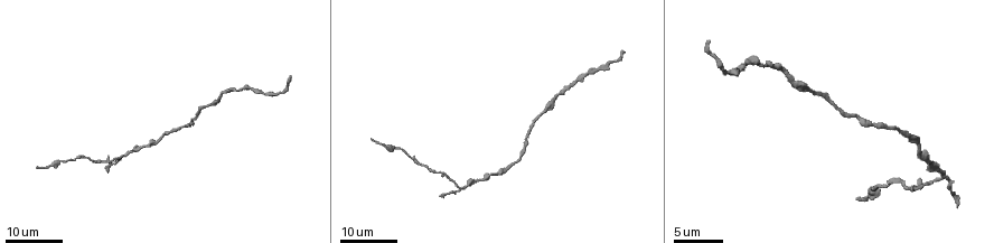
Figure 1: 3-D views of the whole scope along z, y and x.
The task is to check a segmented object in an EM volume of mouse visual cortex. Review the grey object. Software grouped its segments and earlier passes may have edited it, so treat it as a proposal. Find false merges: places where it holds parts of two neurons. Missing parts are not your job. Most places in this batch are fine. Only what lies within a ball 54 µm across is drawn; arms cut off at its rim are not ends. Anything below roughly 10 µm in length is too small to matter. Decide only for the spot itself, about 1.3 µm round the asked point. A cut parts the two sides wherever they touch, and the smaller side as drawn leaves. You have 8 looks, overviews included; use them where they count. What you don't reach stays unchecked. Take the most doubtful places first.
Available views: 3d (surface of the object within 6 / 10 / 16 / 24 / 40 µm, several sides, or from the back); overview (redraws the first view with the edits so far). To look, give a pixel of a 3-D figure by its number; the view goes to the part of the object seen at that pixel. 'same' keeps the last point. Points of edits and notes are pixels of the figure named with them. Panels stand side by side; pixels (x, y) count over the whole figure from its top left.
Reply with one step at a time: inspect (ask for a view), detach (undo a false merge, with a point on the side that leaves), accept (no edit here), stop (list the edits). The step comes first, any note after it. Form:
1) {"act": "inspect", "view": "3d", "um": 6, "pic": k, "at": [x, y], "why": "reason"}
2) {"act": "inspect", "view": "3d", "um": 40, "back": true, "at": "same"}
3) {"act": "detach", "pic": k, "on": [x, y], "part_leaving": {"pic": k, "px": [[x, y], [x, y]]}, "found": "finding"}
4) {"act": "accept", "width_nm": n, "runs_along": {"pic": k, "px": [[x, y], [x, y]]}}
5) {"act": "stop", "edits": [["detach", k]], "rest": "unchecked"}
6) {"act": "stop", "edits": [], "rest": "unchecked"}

{"act": "inspect", "view": "3d", "um": 24, "pic": 1, "at": [517, 159]}

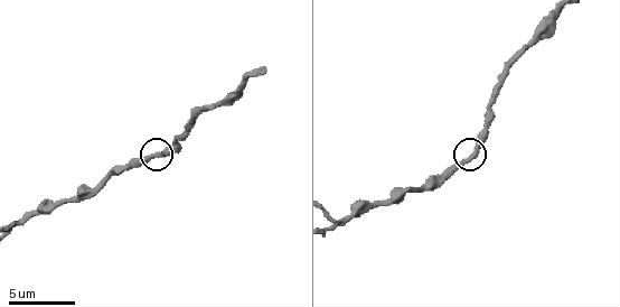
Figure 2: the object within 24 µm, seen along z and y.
{"act": "inspect", "view": "3d", "um": 10, "pic": 2, "at": [464, 158]}

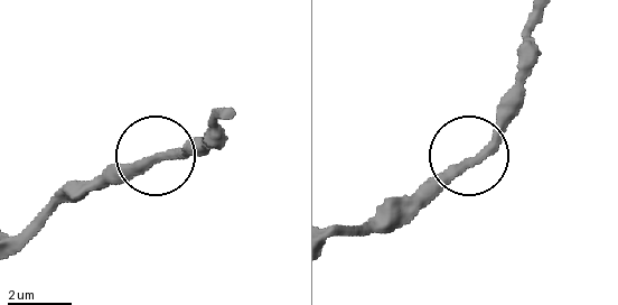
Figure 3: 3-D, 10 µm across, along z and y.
{"act": "accept", "runs_along": {"pic": 3, "px": [[468, 163], [418, 214]]}, "found": "all the same neuron"}

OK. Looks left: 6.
{"act": "inspect", "view": "3d", "um": 6, "pic": 2, "at": [539, 37]}

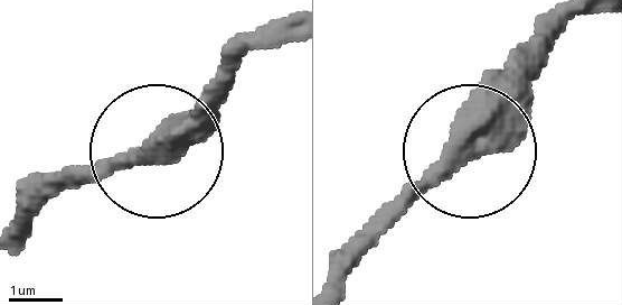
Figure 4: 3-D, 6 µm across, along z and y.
{"act": "inspect", "view": "3d", "um": 6, "back": true, "pic": 4, "at": [145, 154]}

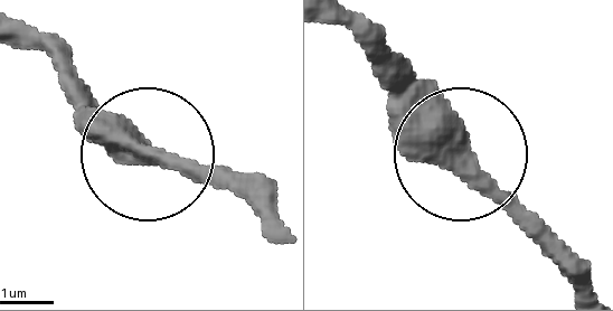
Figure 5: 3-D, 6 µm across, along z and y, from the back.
{"act": "accept", "found": "one neuron here"}

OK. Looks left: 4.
{"act": "inspect", "view": "3d", "um": 24, "pic": 1, "at": [571, 84], "why": "thin neck"}

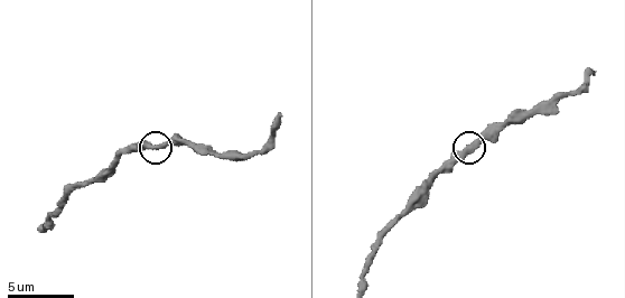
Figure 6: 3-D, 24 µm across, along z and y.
{"act": "inspect", "view": "3d", "um": 10, "pic": 6, "at": [469, 151]}

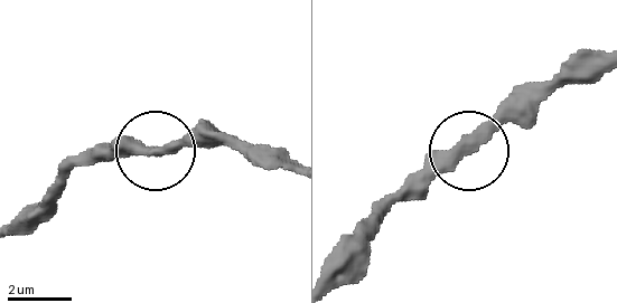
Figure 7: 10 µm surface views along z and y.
{"act": "accept", "found": "one neuron here"}

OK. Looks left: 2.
{"act": "inspect", "view": "3d", "um": 10, "pic": 6, "at": [216, 152], "why": "narrows sharply"}

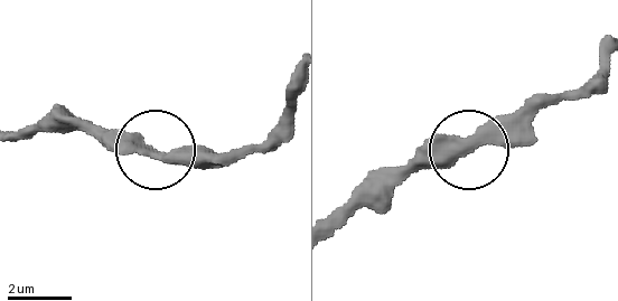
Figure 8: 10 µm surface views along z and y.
{"act": "inspect", "view": "3d", "um": 10, "back": true, "pic": 8, "at": [148, 148], "why": "from behind"}

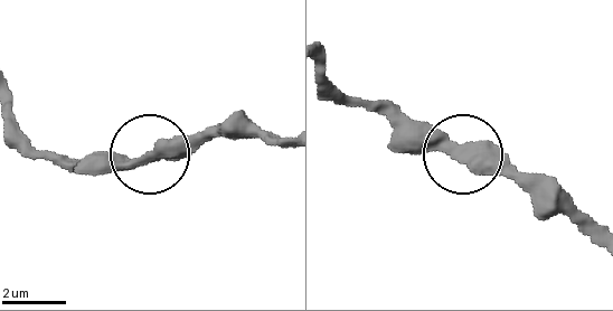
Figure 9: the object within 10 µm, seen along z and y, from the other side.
{"act": "accept", "width_nm": 380, "runs_along": {"pic": 9, "px": [[281, 141], [200, 133], [144, 158], [58, 158]]}, "found": "all the same neuron"}

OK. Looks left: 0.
{"act": "stop", "edits": [], "rest": "unchecked"}

